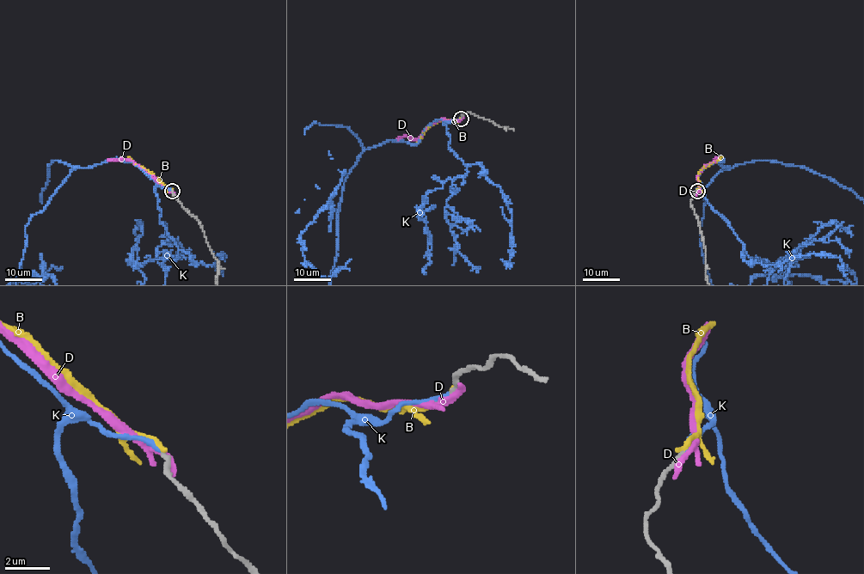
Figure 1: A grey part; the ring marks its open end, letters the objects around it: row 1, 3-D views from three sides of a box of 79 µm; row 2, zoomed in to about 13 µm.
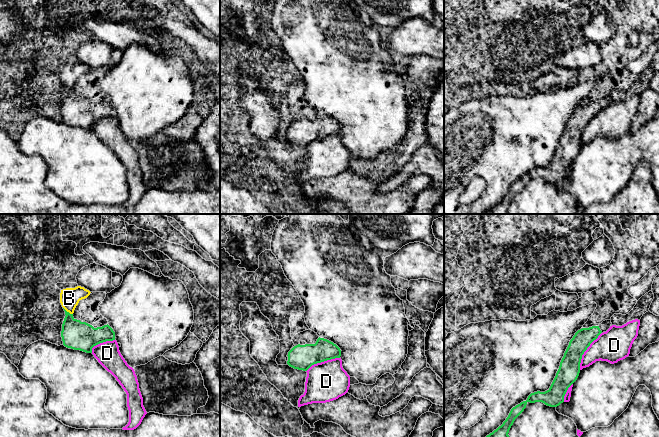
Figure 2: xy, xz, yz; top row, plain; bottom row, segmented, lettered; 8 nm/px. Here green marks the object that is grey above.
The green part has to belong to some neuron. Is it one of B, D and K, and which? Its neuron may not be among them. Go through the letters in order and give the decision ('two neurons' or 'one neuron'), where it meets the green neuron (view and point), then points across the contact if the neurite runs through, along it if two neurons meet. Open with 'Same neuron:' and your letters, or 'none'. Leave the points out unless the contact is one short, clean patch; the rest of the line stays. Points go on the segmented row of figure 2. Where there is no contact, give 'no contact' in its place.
Same neuron: K
B: two neurons | xy (68, 312) | along xy (63, 307), (72, 314)
D: two neurons | yz (585, 350)
K: one neuron | no contact

